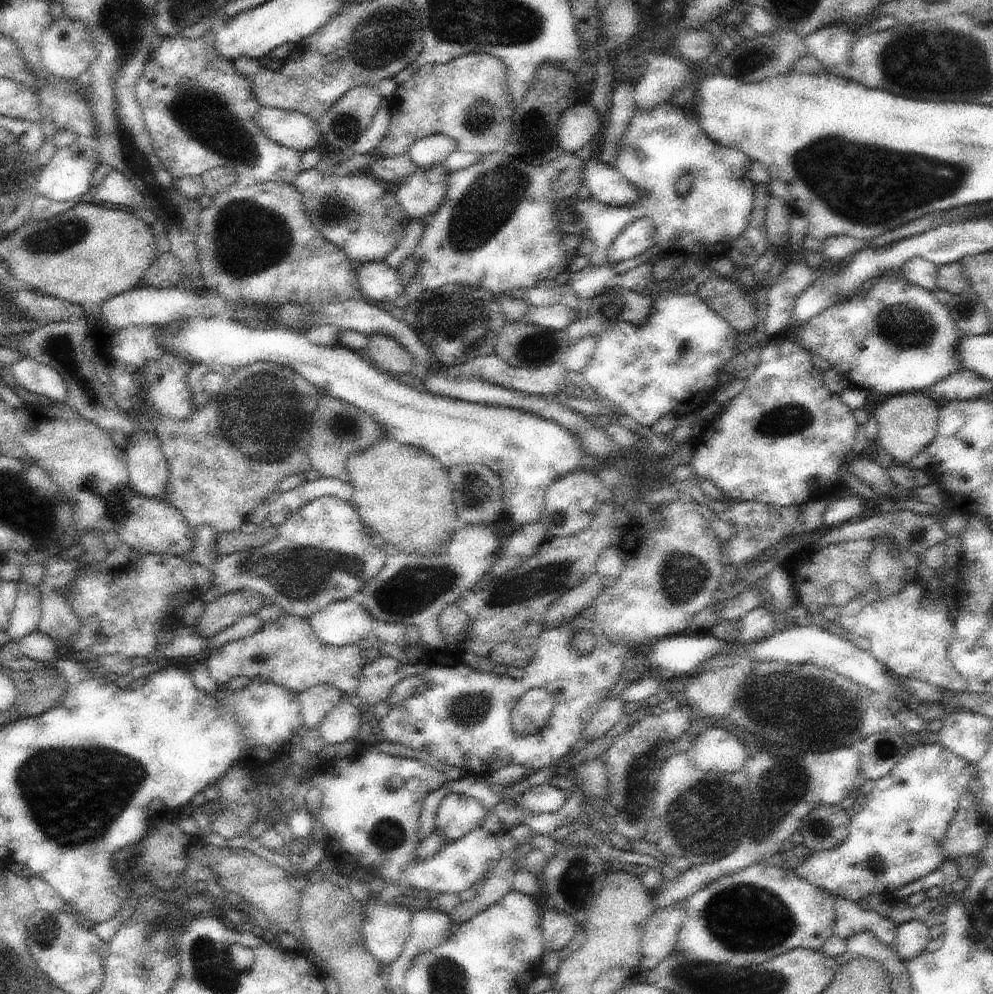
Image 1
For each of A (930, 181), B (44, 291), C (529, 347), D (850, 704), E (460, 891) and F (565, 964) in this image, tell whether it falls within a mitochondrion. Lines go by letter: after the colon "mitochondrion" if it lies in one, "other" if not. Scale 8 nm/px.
A: mitochondrion
B: other
C: mitochondrion
D: mitochondrion
E: other
F: other

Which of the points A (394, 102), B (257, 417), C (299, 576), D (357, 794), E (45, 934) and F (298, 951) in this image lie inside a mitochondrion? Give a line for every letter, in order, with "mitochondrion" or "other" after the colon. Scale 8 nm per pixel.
A: other
B: mitochondrion
C: mitochondrion
D: other
E: mitochondrion
F: other

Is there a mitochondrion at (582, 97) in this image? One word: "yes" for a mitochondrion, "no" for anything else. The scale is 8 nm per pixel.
no

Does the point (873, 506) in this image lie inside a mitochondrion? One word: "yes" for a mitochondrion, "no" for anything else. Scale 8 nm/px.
no

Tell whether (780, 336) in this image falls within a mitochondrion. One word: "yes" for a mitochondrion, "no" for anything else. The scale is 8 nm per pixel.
no

